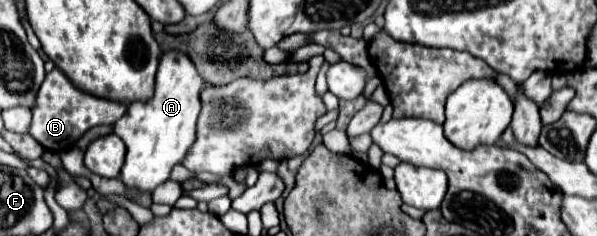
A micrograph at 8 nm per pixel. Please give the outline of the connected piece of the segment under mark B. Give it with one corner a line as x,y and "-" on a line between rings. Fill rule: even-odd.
53,68
45,76
45,80
37,92
29,134
45,150
63,152
63,150
73,148
77,144
77,140
89,128
93,128
97,124
115,124
125,112
127,112
127,102
117,102
117,100
107,100
107,98
87,94
87,92
75,88
75,84
59,68

